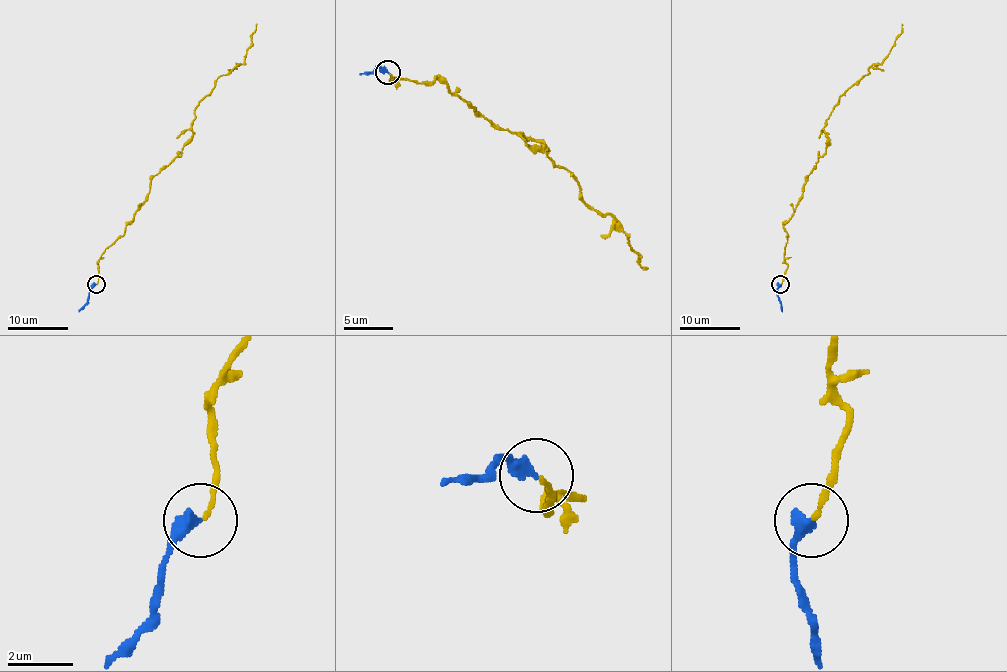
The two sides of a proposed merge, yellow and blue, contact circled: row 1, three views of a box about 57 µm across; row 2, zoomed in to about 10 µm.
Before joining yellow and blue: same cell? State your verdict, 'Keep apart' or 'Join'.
Join

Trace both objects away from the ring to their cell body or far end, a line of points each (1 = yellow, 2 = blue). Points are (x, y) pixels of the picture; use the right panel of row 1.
1: (780, 284), (788, 263), (783, 225), (825, 150), (825, 119), (880, 63), (901, 32), (901, 23)
2: (780, 284), (777, 297), (782, 311)

